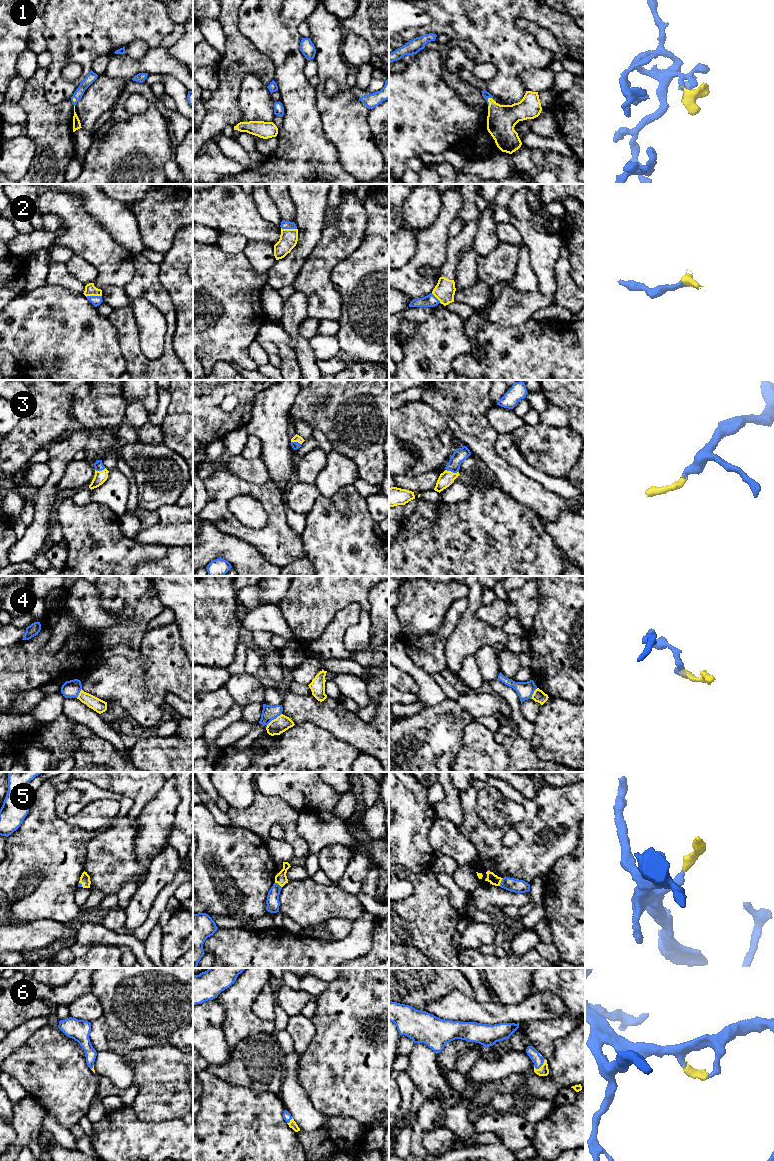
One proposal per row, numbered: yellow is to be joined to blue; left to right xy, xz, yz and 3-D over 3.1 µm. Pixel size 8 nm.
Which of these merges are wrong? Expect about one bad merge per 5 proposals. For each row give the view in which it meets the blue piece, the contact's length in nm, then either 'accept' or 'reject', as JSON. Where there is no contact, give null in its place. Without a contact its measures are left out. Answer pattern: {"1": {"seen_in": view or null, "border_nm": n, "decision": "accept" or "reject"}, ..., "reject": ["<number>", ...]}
{"1": {"seen_in": "yz", "border_nm": 80, "decision": "accept"}, "2": {"seen_in": "xz", "border_nm": 130, "decision": "accept"}, "3": {"seen_in": "yz", "border_nm": 110, "decision": "accept"}, "4": {"seen_in": "xz", "border_nm": 160, "decision": "reject"}, "5": {"seen_in": "yz", "border_nm": 70, "decision": "accept"}, "6": {"seen_in": "yz", "border_nm": 120, "decision": "accept"}, "reject": ["4"]}

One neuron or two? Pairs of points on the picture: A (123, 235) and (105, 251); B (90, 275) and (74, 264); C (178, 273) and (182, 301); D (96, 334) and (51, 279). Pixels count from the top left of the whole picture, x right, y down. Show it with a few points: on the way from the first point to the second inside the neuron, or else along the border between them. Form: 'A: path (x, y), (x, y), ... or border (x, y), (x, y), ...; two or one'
A: border (100, 223), (132, 257); two
B: path (86, 273), (78, 267); one
C: path (178, 280), (182, 294); one
D: border (46, 283), (64, 286), (78, 293); two

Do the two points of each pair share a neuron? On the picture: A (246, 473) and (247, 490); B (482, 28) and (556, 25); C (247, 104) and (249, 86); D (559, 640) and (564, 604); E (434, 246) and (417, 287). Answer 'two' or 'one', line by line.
A: two
B: one
C: one
D: one
E: one

